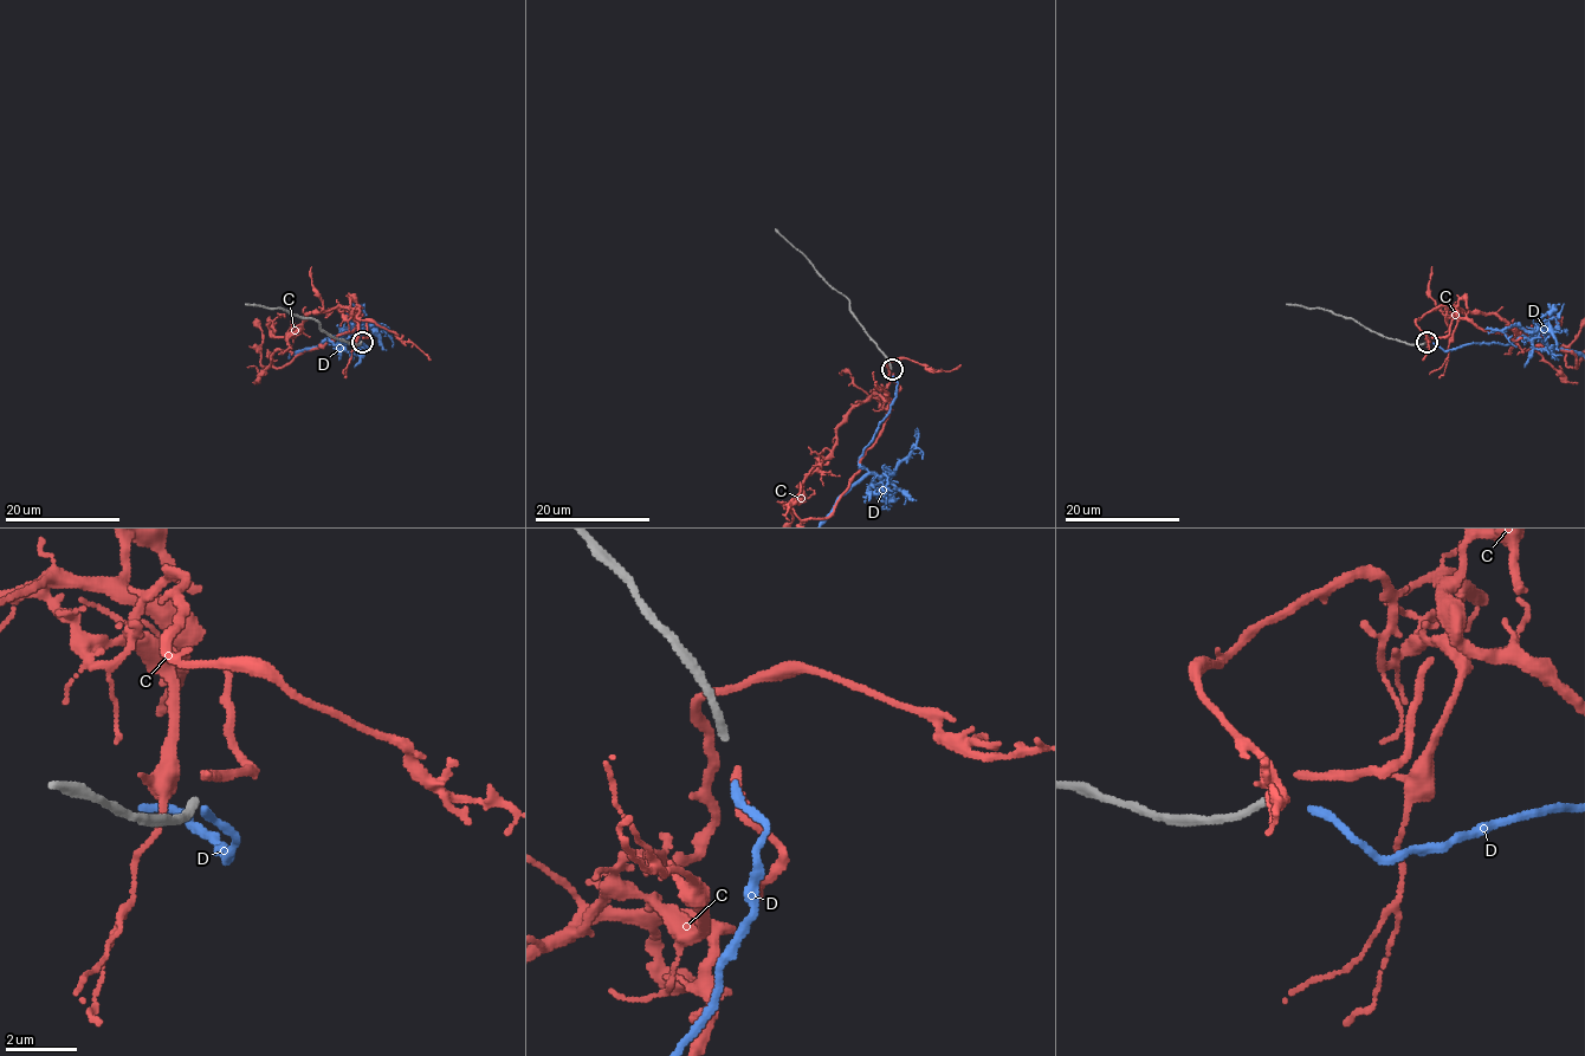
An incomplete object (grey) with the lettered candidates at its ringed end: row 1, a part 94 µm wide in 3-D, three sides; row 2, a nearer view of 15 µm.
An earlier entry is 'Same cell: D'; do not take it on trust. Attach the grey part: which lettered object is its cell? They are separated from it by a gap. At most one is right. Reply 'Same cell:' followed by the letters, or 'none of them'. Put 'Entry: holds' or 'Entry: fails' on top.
Entry: holds
Same cell: D

